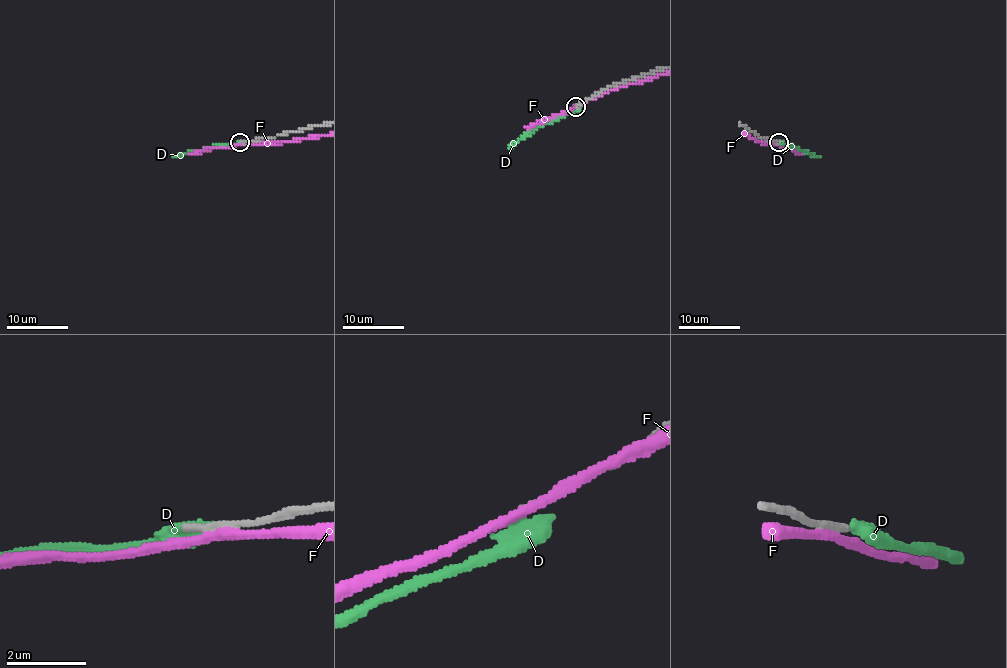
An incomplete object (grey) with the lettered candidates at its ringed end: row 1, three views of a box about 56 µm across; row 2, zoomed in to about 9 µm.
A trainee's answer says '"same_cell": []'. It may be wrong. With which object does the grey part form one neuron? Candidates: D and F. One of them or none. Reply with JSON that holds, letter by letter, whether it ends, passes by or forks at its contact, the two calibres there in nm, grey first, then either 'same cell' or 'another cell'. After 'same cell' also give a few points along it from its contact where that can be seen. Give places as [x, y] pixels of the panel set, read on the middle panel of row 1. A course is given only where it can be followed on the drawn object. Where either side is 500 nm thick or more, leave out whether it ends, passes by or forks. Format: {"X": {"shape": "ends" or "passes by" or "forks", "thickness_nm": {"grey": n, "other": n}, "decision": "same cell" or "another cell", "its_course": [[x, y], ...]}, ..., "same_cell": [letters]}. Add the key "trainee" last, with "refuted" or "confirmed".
{"D": {"thickness_nm": {"grey": 200, "other": 600}, "decision": "another cell"}, "F": {"shape": "passes by", "thickness_nm": {"grey": 240, "other": 240}, "decision": "another cell"}, "same_cell": [], "trainee": "confirmed"}

